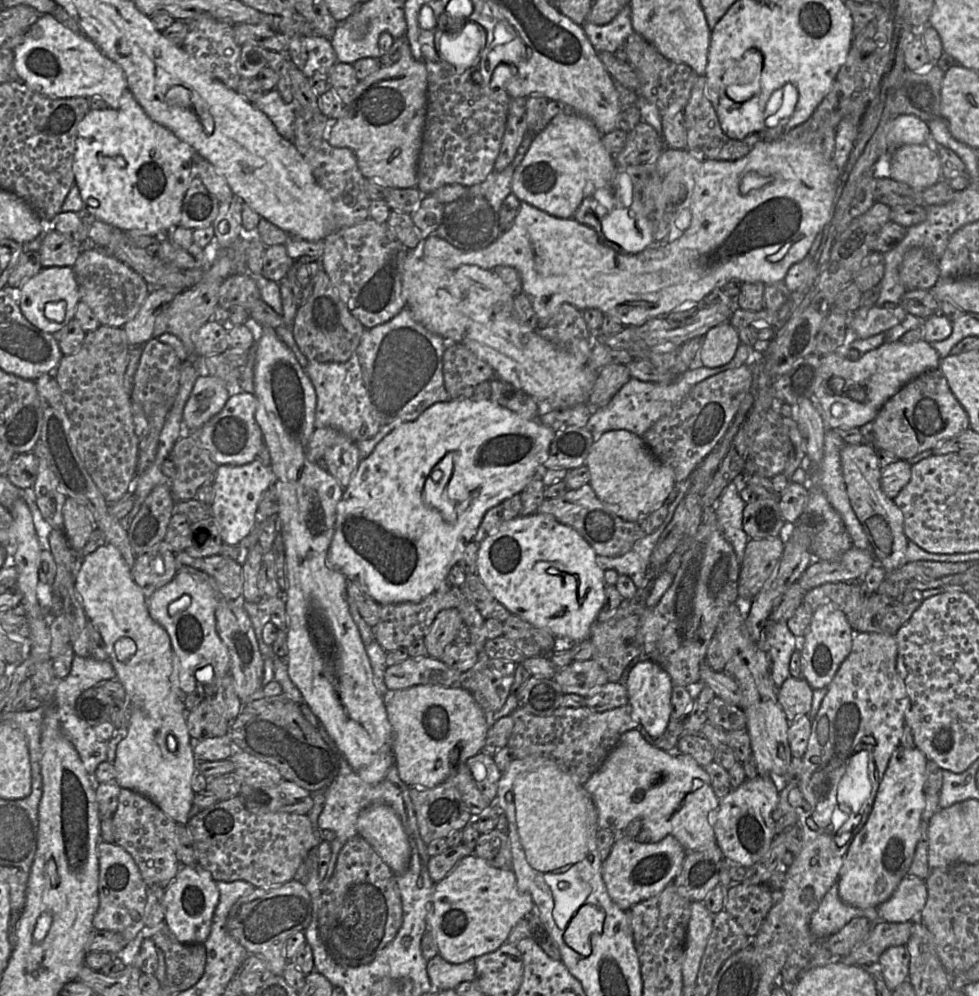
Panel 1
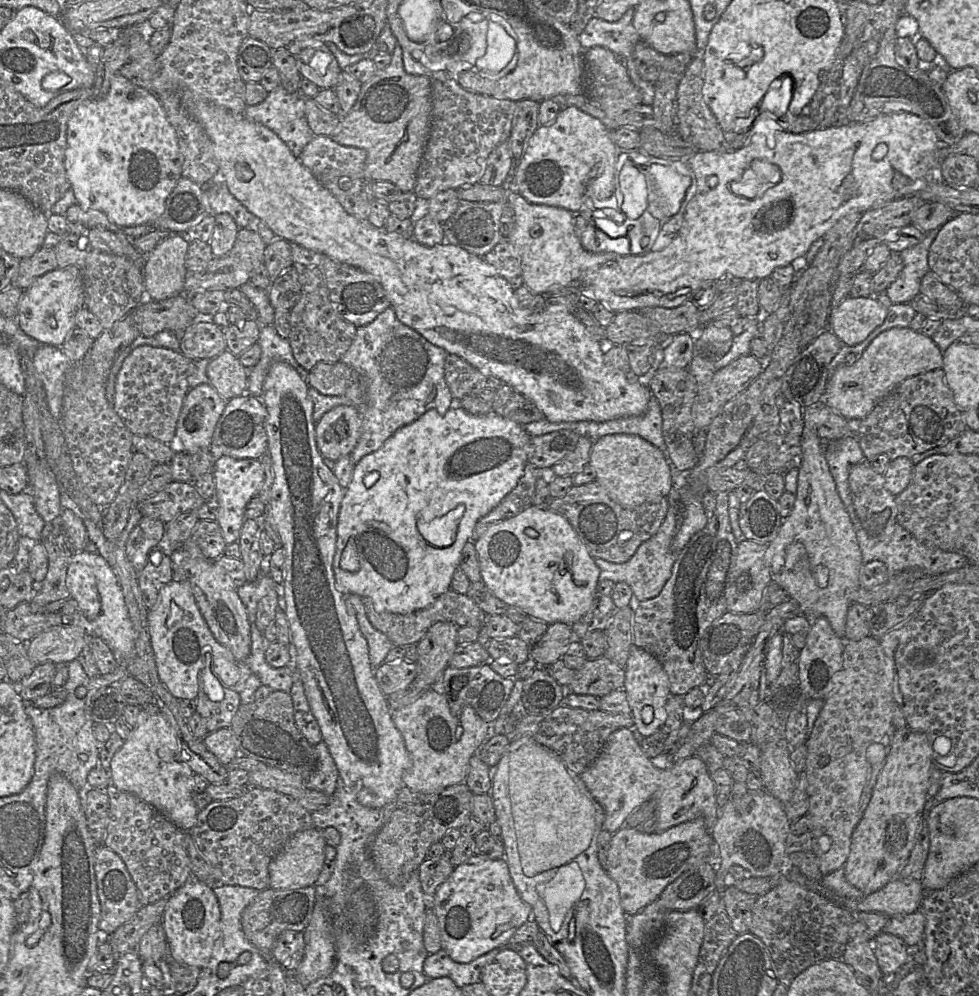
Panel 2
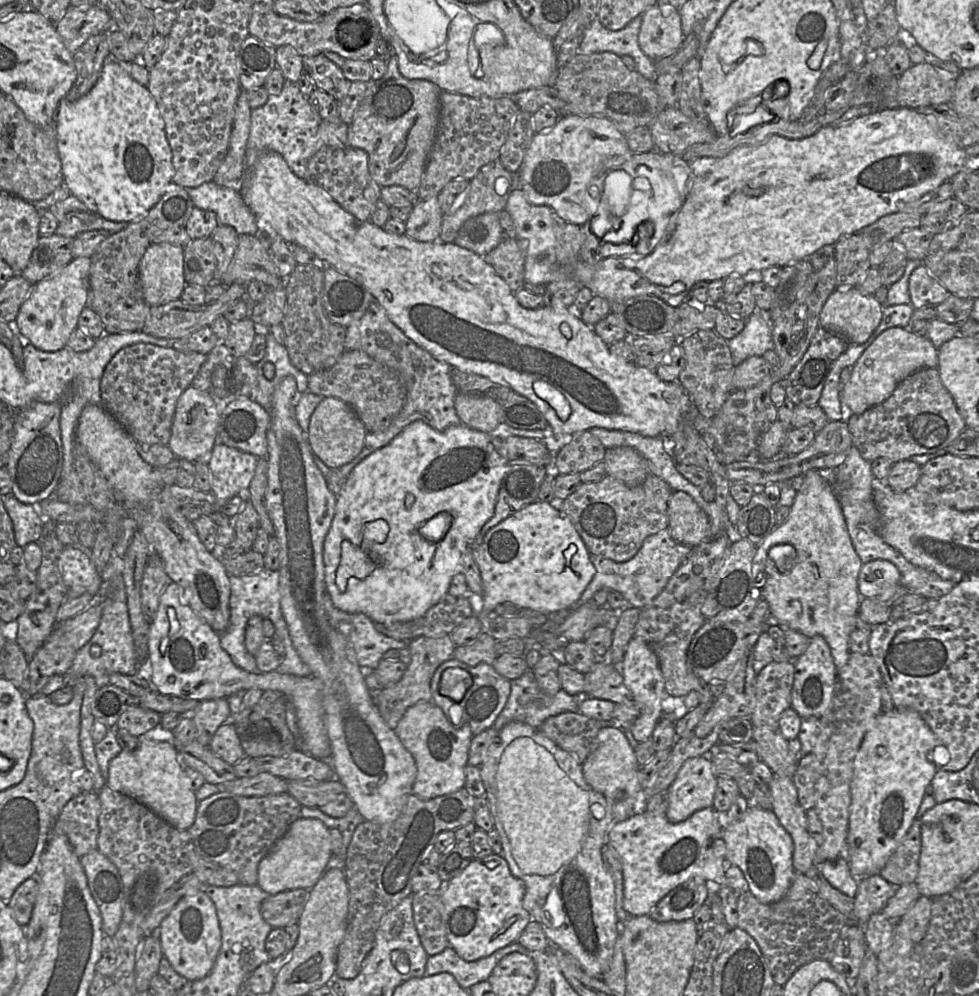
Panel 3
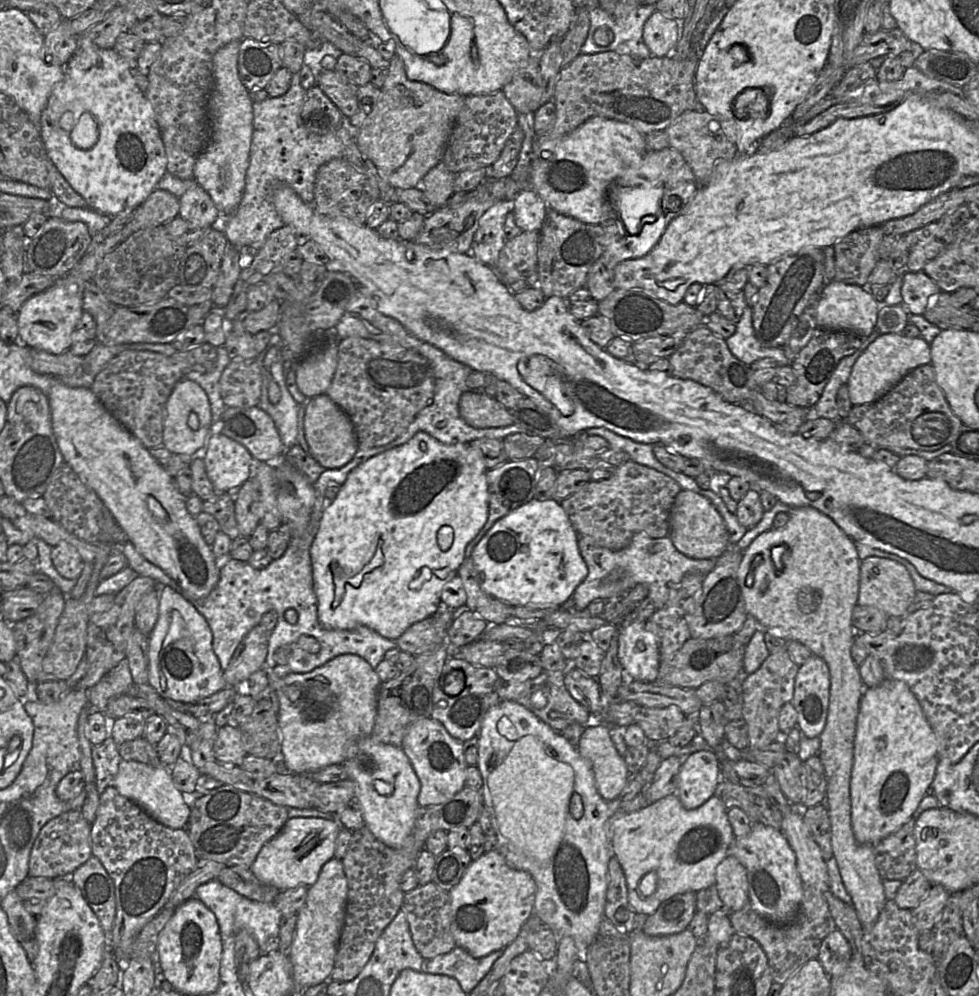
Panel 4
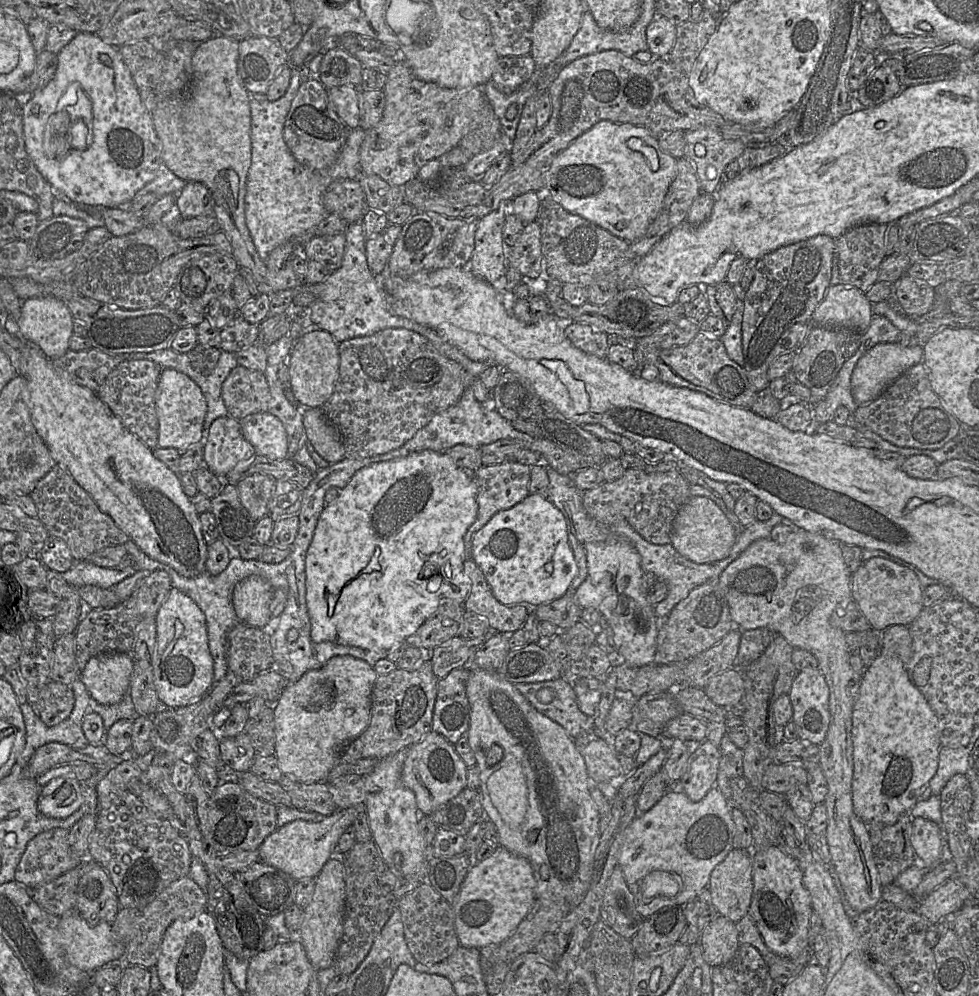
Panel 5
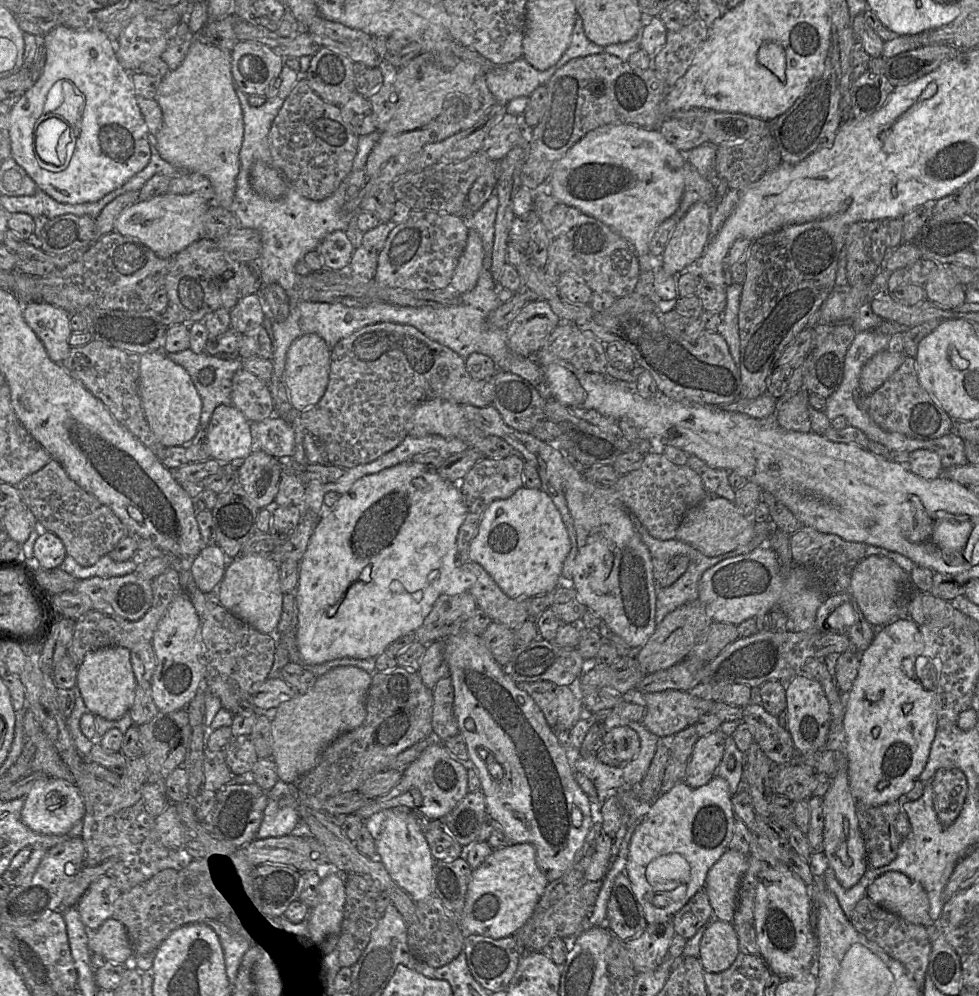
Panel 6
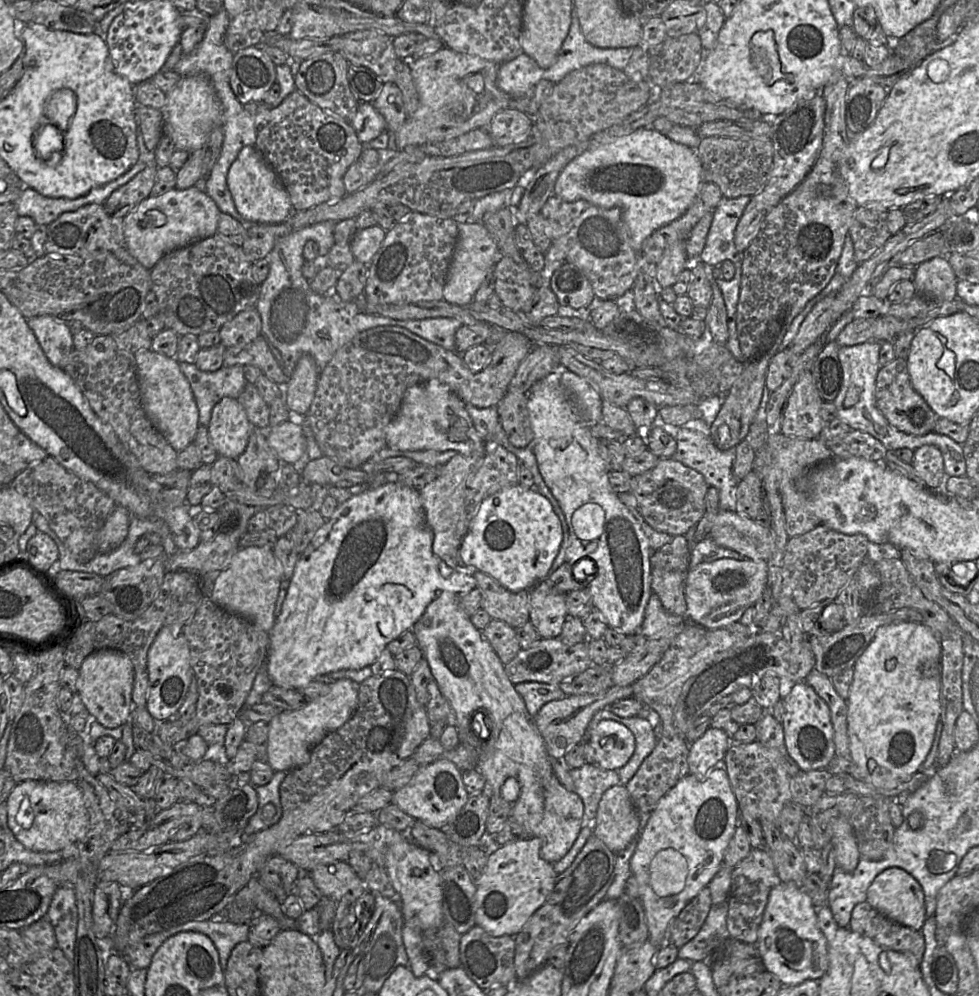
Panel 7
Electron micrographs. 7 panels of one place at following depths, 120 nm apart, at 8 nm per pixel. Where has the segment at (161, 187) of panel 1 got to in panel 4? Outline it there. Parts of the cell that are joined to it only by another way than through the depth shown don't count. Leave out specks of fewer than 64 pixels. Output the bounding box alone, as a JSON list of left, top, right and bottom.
[39,35,167,217]

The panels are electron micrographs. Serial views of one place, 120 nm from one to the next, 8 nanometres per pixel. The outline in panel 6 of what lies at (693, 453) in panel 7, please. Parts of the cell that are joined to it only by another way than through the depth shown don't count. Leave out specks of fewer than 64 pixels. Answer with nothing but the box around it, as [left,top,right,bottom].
[687,455,735,502]

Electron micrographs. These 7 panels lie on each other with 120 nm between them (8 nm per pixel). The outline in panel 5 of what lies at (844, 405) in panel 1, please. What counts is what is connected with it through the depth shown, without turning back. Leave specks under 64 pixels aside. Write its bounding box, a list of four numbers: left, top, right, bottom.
[851,342,923,406]

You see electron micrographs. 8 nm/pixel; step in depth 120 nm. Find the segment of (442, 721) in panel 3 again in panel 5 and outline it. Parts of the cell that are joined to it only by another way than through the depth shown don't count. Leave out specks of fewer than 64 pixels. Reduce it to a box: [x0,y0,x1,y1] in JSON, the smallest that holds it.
[401,730,467,816]

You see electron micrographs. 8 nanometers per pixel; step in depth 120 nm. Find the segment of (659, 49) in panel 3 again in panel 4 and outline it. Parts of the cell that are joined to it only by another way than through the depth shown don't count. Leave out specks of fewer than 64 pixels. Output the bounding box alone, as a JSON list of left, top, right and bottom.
[643,10,678,57]

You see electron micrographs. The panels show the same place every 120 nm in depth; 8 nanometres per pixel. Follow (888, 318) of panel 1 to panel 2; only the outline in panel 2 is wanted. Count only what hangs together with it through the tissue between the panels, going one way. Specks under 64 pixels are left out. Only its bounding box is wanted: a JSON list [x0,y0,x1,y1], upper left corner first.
[828,297,887,345]

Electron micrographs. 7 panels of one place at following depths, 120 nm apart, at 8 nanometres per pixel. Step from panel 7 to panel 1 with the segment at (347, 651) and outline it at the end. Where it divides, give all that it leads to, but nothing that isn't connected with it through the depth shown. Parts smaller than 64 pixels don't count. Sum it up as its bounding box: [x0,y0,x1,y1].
[328,398,554,605]

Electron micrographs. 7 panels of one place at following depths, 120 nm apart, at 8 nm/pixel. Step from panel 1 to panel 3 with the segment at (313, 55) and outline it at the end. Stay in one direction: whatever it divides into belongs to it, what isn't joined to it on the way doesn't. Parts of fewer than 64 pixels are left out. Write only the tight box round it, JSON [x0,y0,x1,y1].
[303,53,351,102]

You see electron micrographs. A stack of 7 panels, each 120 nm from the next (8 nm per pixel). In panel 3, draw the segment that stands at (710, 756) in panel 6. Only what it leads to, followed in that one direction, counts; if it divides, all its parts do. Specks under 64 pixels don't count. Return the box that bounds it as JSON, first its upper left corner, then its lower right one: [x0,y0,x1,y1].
[668,754,716,822]

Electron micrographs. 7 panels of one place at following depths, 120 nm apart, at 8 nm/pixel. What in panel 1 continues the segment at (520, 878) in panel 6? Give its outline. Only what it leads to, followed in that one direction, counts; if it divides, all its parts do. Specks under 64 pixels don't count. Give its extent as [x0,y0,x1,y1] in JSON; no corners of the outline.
[427,854,535,964]

